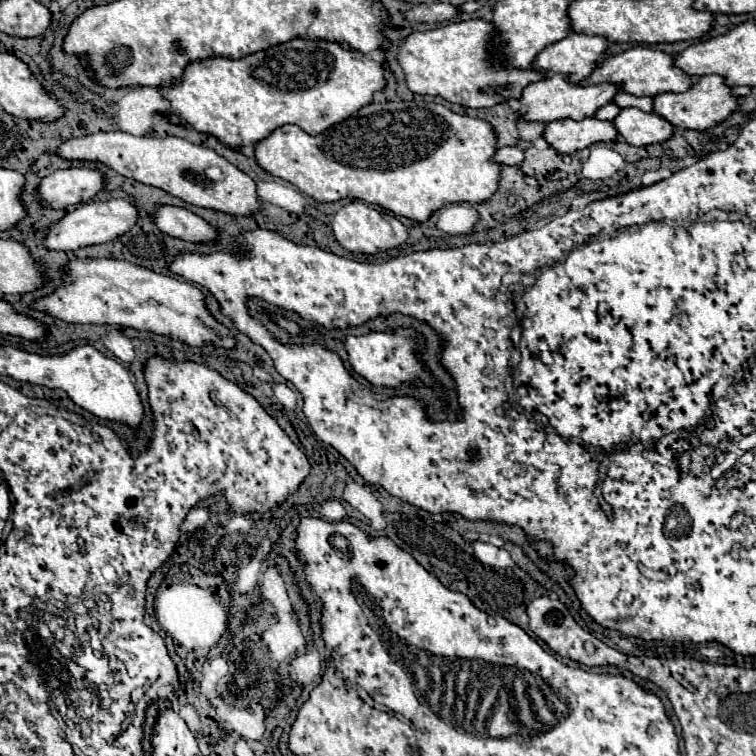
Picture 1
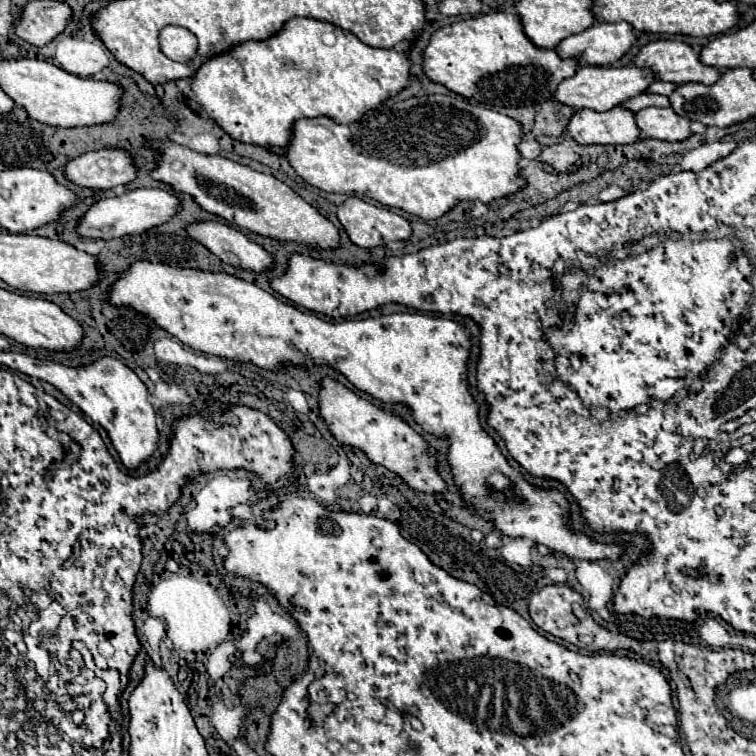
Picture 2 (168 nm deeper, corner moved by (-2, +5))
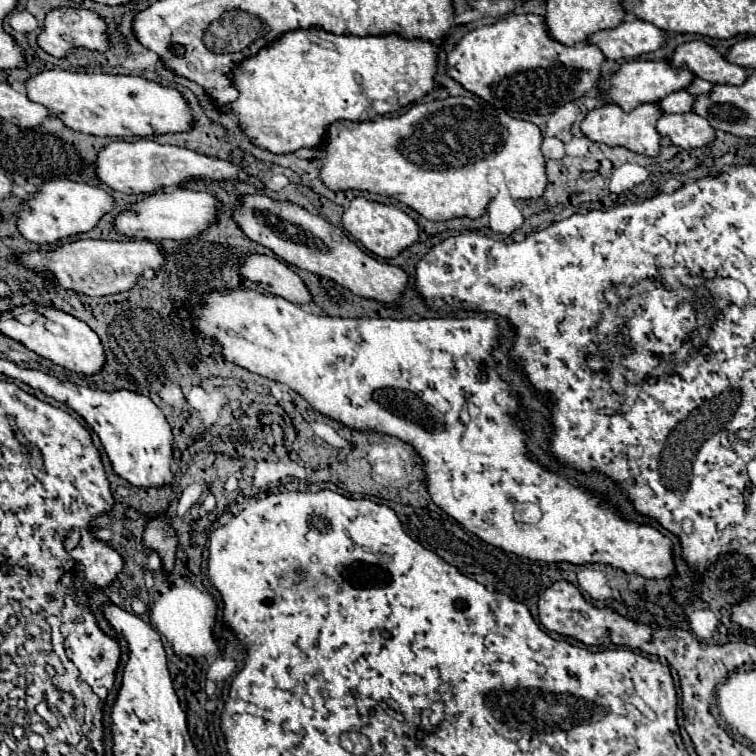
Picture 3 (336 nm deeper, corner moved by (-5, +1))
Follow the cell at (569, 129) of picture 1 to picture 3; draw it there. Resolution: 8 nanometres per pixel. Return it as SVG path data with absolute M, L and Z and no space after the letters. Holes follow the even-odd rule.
M606 104L592 110L580 124L582 134L592 142L602 142L606 146L626 146L628 150L644 156L656 156L660 152L660 134L656 132L656 120L660 118L660 108L656 104L642 104L632 112L622 112L616 104Z

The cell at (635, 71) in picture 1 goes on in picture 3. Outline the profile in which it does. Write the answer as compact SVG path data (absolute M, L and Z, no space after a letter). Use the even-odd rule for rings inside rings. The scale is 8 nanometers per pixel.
M696 40L680 44L668 58L674 68L690 70L696 78L712 84L742 84L748 76L746 68L730 64L712 46Z

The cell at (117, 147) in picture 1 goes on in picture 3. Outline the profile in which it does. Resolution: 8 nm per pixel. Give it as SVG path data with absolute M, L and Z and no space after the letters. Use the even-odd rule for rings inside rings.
M242 194L234 202L232 220L236 222L242 232L270 248L278 258L284 262L304 268L308 272L320 274L324 278L330 278L332 282L350 288L354 294L364 298L380 300L388 306L392 306L400 294L400 290L406 286L408 276L402 268L384 264L368 254L364 254L338 226L328 222L324 216L308 212L306 208L288 202L288 200L274 200L266 194Z

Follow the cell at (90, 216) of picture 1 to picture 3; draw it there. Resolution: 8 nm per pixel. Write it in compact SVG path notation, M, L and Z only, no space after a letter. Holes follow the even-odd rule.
M158 190L154 194L136 200L122 214L114 218L114 230L134 240L158 240L158 238L190 238L204 232L216 220L218 202L206 192L192 190Z

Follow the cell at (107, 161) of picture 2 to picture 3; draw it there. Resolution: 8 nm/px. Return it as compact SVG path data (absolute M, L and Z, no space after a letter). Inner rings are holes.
M138 140L138 142L112 142L98 152L94 162L94 172L98 180L112 190L122 194L152 194L160 188L174 188L190 178L212 178L212 180L246 180L254 186L260 186L256 178L244 174L236 164L216 160L204 154L198 154L188 148L178 148L170 144L158 144L152 140Z

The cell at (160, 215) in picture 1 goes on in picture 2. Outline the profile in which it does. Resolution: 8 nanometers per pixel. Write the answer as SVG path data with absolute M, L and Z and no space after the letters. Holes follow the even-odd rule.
M195 222L195 226L191 226L191 238L235 268L251 272L265 272L273 268L273 258L263 246L251 242L243 232L221 222Z

